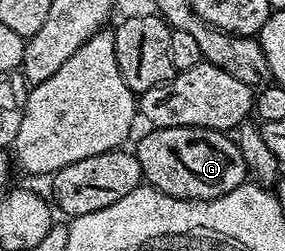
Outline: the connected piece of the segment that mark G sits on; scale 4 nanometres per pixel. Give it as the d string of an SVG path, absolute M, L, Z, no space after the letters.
M151 128L133 145L133 151L141 162L144 181L173 198L212 200L237 190L248 179L245 158L241 158L234 135L215 128Z

